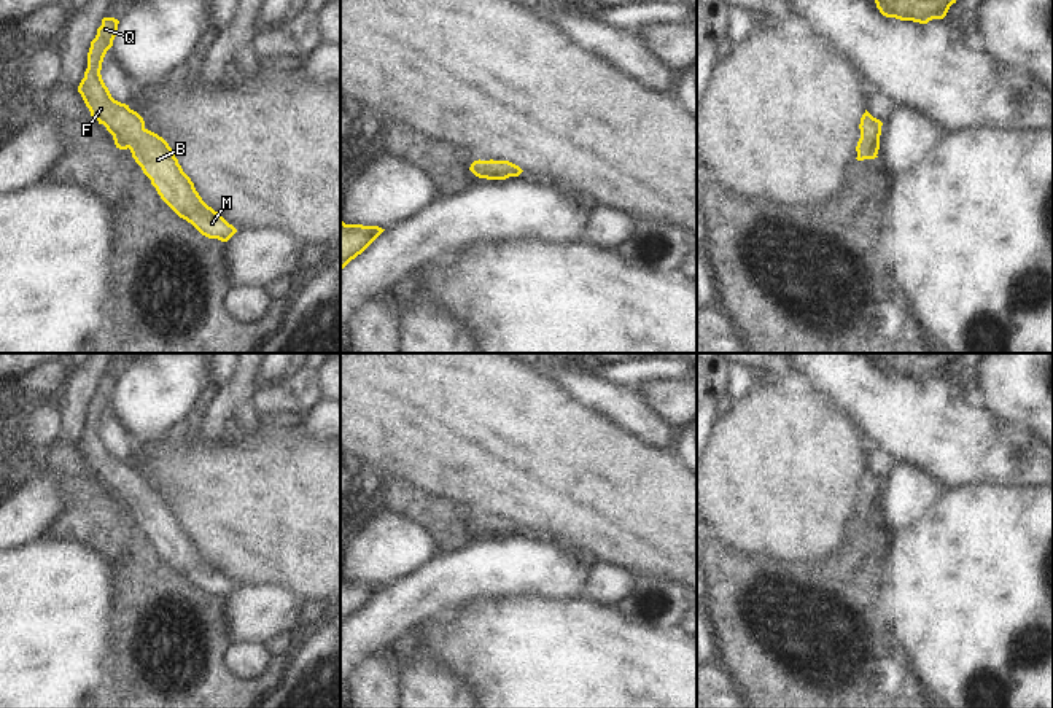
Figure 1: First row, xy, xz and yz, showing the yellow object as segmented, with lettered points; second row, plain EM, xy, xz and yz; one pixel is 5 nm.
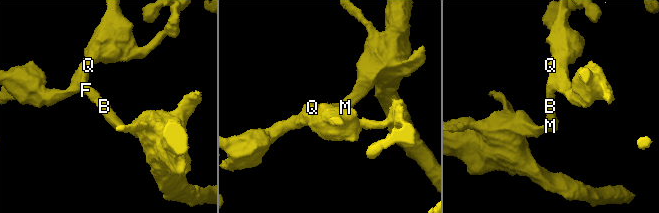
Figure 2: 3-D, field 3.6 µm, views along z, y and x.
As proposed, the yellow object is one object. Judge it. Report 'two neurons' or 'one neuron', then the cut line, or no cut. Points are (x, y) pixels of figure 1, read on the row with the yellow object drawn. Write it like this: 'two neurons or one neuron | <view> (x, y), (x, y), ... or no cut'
one neuron | no cut

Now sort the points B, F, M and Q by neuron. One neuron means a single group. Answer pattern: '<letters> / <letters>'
B F M Q

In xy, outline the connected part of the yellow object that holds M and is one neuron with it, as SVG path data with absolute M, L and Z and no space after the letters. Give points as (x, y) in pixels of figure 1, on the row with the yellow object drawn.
M103 18L91 41L87 68L78 86L91 116L113 135L119 150L130 150L132 158L151 180L161 199L202 235L227 242L237 229L208 207L183 172L169 143L145 127L143 118L129 105L115 100L100 70L107 51L113 46L119 21Z

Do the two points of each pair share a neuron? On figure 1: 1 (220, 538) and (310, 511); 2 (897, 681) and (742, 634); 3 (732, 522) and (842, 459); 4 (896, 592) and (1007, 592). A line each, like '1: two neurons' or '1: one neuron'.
1: one neuron
2: one neuron
3: one neuron
4: one neuron

